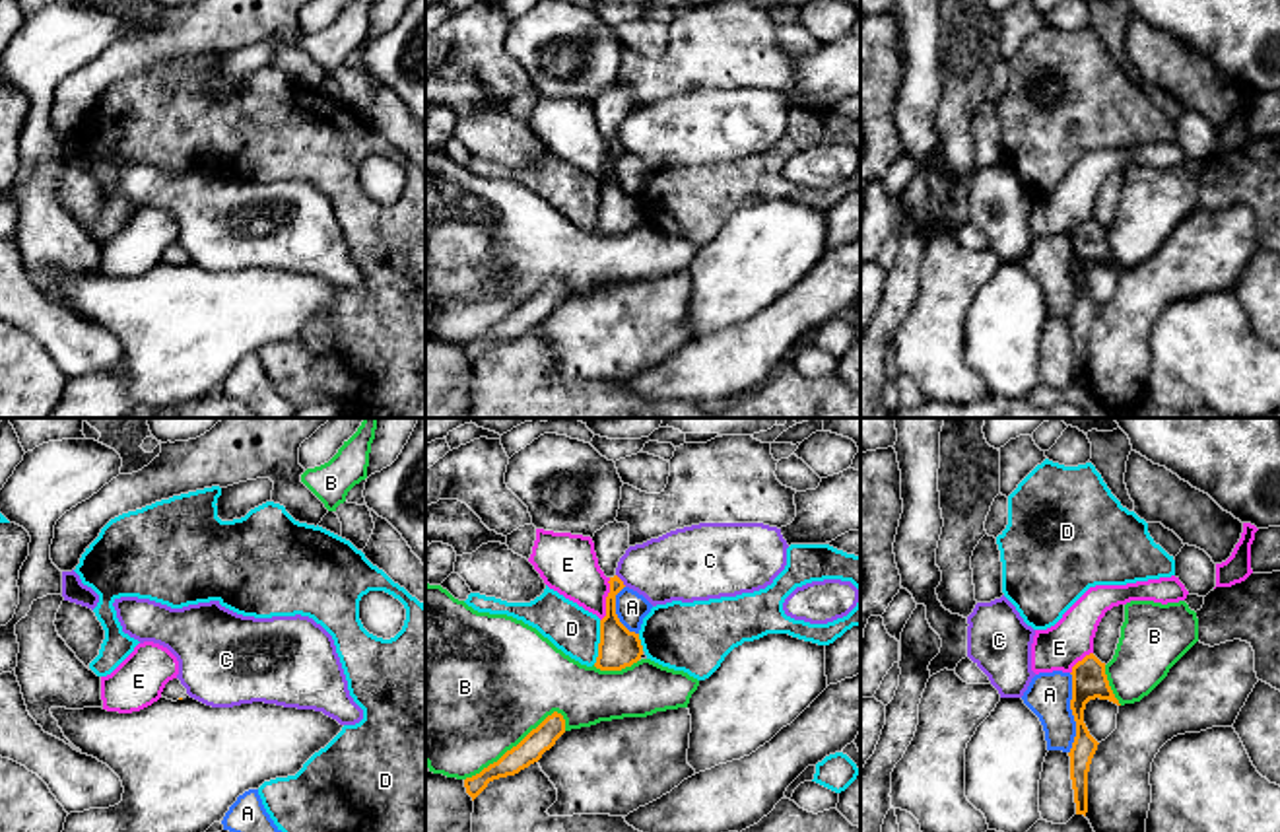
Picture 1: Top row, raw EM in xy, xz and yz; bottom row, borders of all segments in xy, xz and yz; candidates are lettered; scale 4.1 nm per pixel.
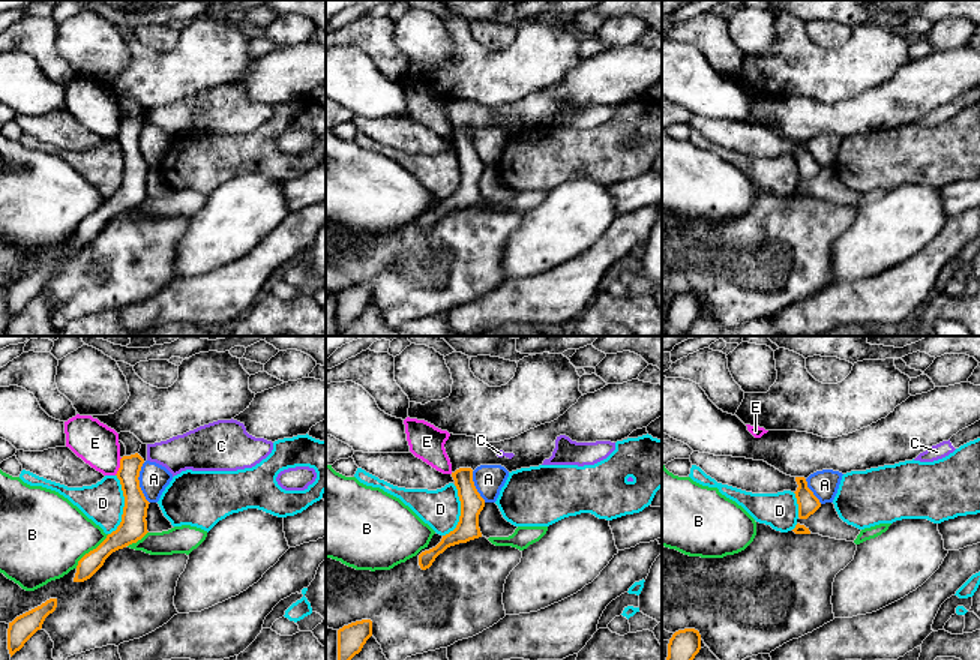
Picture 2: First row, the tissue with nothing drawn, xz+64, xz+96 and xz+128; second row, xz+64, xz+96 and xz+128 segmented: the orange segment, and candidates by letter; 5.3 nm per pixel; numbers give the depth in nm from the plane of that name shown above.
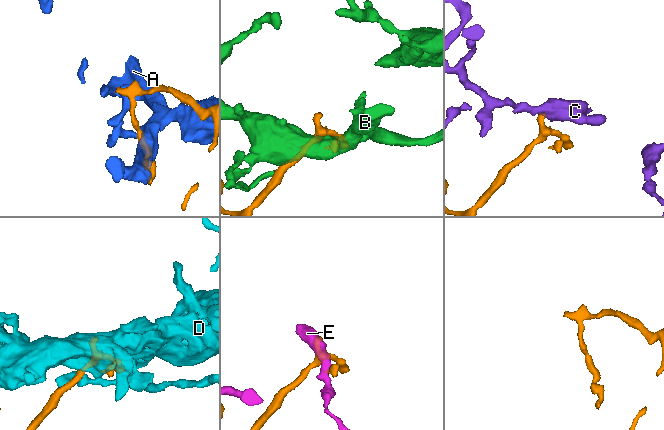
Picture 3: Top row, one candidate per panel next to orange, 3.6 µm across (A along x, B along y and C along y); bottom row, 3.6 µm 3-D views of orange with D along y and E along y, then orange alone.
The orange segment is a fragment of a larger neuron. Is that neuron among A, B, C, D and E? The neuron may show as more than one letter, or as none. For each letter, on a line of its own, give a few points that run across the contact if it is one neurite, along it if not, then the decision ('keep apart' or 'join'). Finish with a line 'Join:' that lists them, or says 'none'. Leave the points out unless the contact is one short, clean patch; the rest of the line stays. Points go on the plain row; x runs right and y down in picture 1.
A: keep apart
B: keep apart
C: xz (616, 138), (626, 150) | keep apart
D: keep apart
E: xz (610, 142), (605, 181), (601, 185) | keep apart
Join: none

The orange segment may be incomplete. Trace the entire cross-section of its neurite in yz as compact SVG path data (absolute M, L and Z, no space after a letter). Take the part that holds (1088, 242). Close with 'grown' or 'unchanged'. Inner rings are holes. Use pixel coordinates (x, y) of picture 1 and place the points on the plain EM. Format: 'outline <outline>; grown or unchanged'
outline M1094 218L1078 225L1072 231L1070 239L1072 239L1070 274L1076 286L1076 301L1068 317L1070 344L1072 344L1072 354L1074 354L1076 379L1086 381L1088 377L1088 336L1090 336L1090 329L1092 329L1092 323L1099 307L1090 299L1084 288L1084 274L1086 274L1086 268L1095 262L1109 264L1117 270L1121 268L1109 251L1109 245L1105 239L1105 227L1101 227Z; unchanged

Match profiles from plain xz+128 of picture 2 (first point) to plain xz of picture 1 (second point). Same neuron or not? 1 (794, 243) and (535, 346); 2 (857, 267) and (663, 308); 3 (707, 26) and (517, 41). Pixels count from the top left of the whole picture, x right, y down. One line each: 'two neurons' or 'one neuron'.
1: two neurons
2: two neurons
3: two neurons

